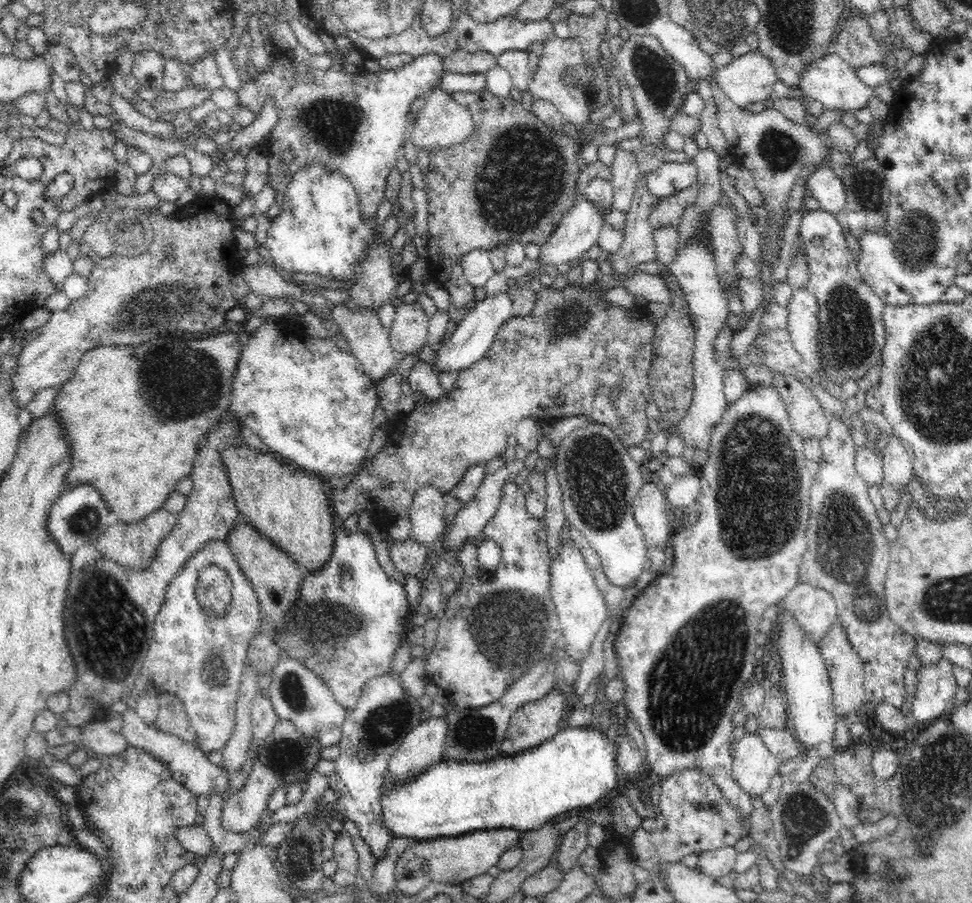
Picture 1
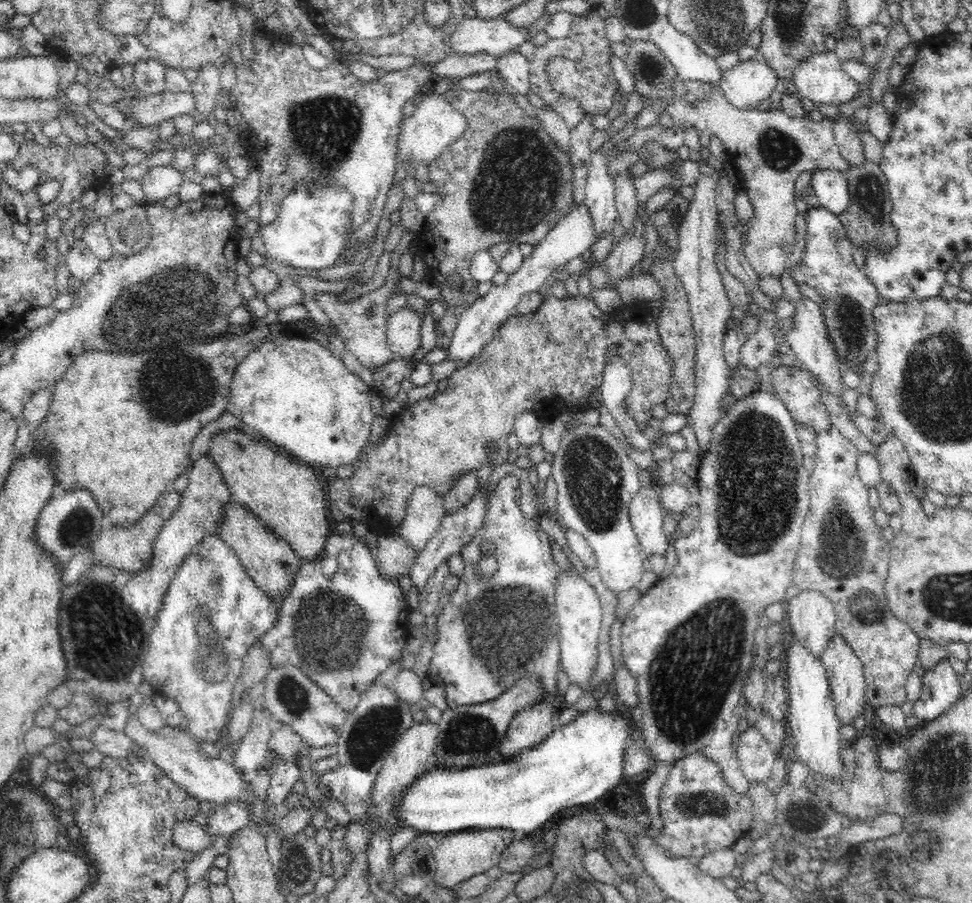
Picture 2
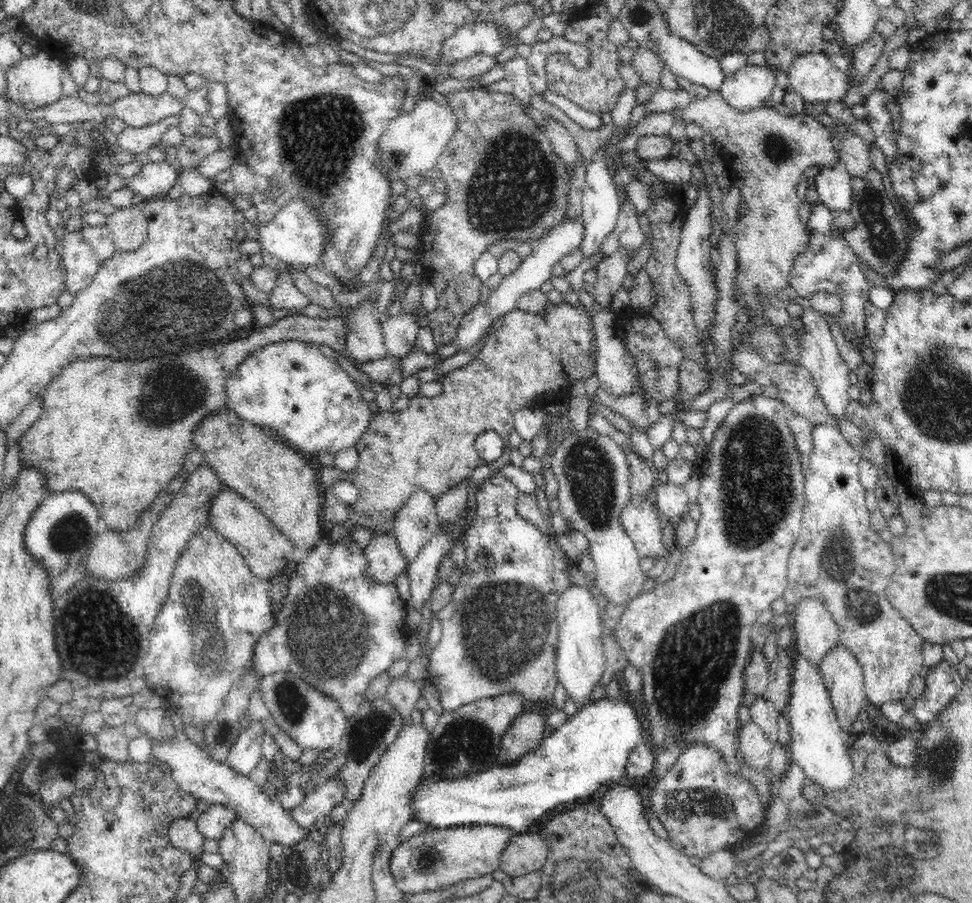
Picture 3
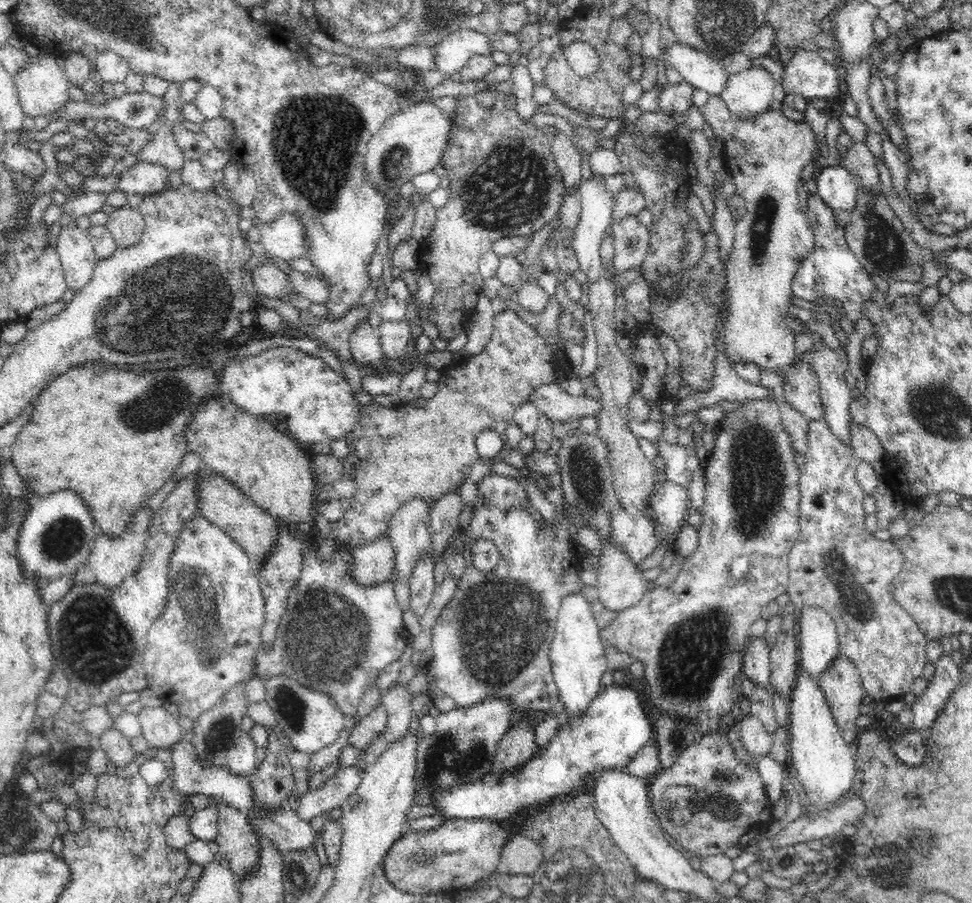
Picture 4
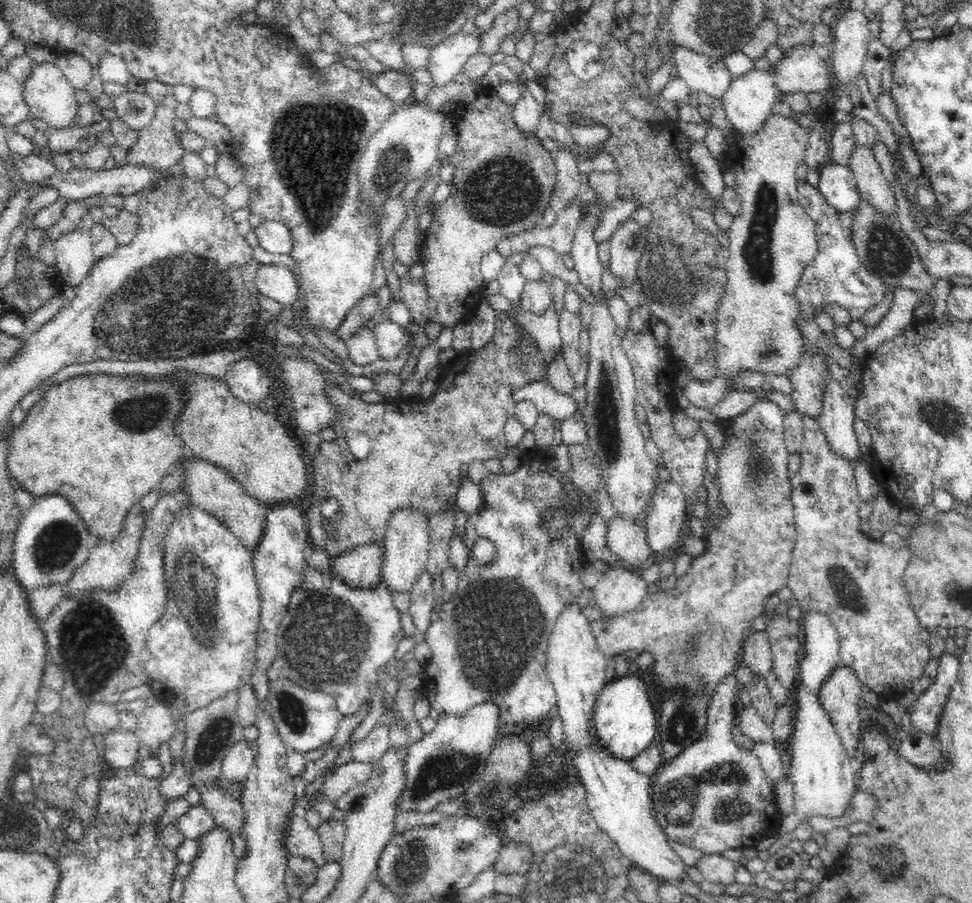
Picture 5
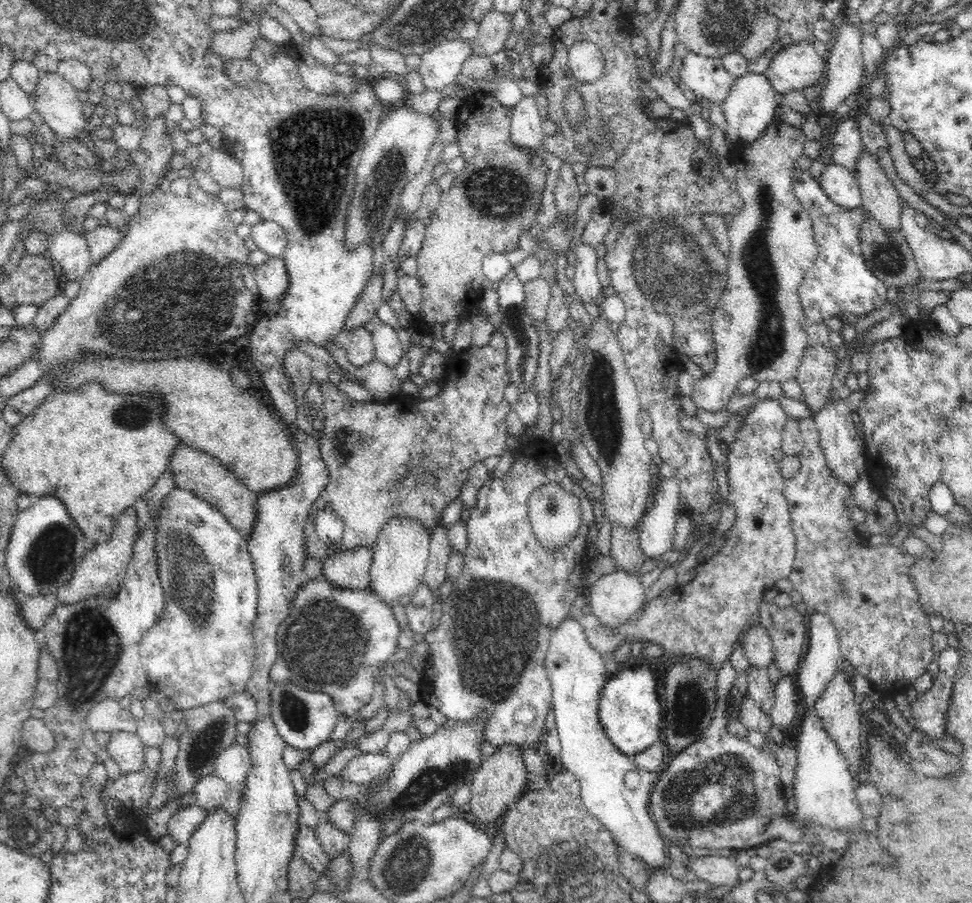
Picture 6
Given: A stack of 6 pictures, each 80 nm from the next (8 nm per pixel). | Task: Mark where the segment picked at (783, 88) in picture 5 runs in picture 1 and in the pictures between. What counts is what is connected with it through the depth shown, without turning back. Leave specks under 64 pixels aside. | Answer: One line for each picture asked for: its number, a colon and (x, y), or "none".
1: (829, 80)
2: (820, 79)
3: (813, 76)
4: (806, 74)

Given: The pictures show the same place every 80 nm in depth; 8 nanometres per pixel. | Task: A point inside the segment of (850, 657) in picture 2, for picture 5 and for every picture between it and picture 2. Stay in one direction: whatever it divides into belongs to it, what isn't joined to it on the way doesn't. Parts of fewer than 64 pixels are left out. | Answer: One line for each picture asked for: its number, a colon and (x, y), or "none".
3: (843, 677)
4: (841, 683)
5: (839, 696)

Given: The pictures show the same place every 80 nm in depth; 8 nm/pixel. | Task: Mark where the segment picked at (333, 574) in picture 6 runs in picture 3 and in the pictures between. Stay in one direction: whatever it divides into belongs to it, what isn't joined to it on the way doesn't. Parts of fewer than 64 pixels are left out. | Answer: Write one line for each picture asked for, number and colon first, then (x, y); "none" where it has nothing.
3: (385, 562)
4: (372, 562)
5: (360, 567)

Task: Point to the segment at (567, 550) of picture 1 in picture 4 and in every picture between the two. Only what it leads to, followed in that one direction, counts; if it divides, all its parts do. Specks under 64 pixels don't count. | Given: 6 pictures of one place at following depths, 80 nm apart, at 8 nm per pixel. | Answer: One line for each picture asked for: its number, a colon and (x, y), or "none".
2: (579, 613)
3: (580, 663)
4: (579, 662)

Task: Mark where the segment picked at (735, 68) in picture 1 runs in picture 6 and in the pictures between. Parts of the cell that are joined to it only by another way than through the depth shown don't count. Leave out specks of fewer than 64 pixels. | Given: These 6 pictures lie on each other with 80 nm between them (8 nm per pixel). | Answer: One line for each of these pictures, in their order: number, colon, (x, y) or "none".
2: (752, 80)
3: (747, 89)
4: (749, 93)
5: (748, 101)
6: (750, 106)

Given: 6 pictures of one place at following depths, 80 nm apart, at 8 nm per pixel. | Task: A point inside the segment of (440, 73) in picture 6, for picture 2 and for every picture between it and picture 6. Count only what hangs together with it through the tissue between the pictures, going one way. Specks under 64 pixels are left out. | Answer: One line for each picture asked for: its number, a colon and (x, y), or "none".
2: (497, 36)
3: (481, 37)
4: (452, 51)
5: (447, 58)

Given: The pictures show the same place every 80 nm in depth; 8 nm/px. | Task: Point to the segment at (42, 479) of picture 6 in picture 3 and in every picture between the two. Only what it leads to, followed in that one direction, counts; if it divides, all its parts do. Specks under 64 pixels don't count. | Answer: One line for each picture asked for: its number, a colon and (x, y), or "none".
3: (85, 440)
4: (98, 430)
5: (104, 442)

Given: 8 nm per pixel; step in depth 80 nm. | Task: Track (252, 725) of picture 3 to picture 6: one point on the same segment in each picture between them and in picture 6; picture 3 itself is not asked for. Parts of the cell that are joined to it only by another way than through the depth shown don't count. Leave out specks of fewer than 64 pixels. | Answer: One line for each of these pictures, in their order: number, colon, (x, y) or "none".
4: (241, 758)
5: (239, 759)
6: (233, 764)

